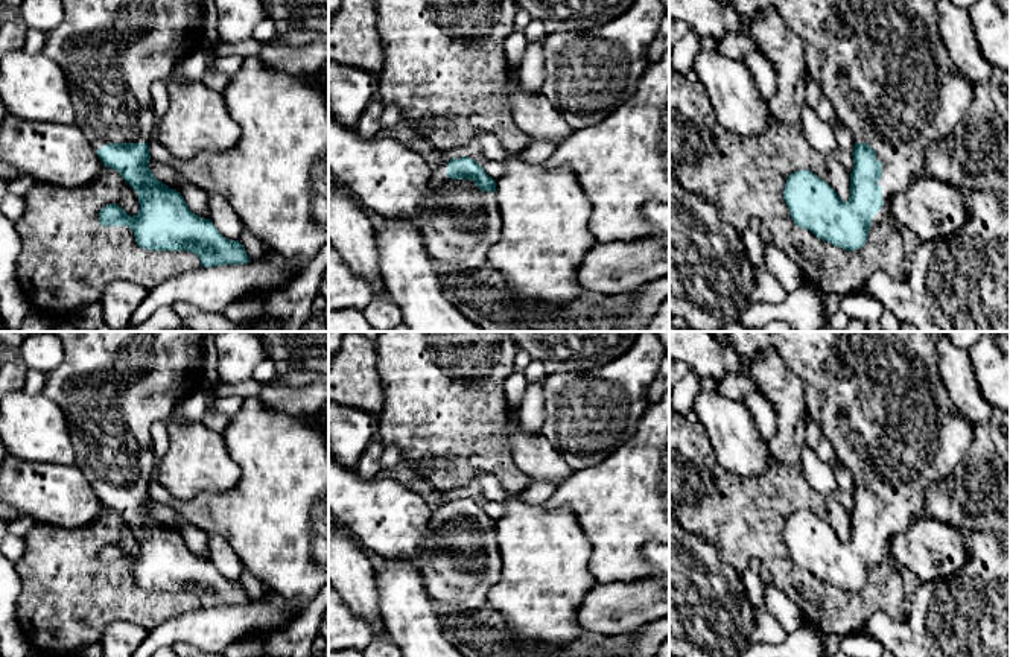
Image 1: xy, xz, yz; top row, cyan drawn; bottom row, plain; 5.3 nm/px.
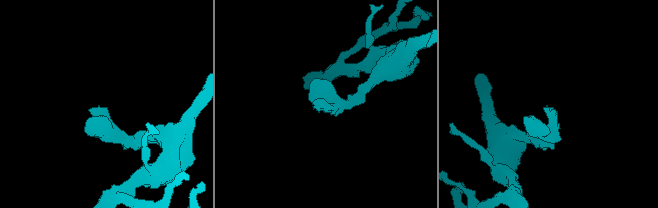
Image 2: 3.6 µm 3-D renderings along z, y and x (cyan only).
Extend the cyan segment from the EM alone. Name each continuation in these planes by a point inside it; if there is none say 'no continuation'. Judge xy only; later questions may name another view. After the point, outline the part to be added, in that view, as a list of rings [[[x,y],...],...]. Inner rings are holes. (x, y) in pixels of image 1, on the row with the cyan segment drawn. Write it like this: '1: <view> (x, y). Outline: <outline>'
1: xy (111, 52). Outline: [[[61,0],[64,18],[46,33],[43,55],[65,75],[76,113],[76,126],[94,151],[110,143],[148,143],[157,119],[151,88],[166,81],[181,59],[198,49],[204,36],[202,0]]]

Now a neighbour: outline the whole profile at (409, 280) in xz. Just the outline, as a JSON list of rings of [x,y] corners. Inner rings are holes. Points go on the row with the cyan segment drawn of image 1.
[[[373,217],[379,271],[386,295],[400,307],[411,332],[485,332],[470,321],[447,297],[444,277],[430,263],[421,231],[405,219]]]

